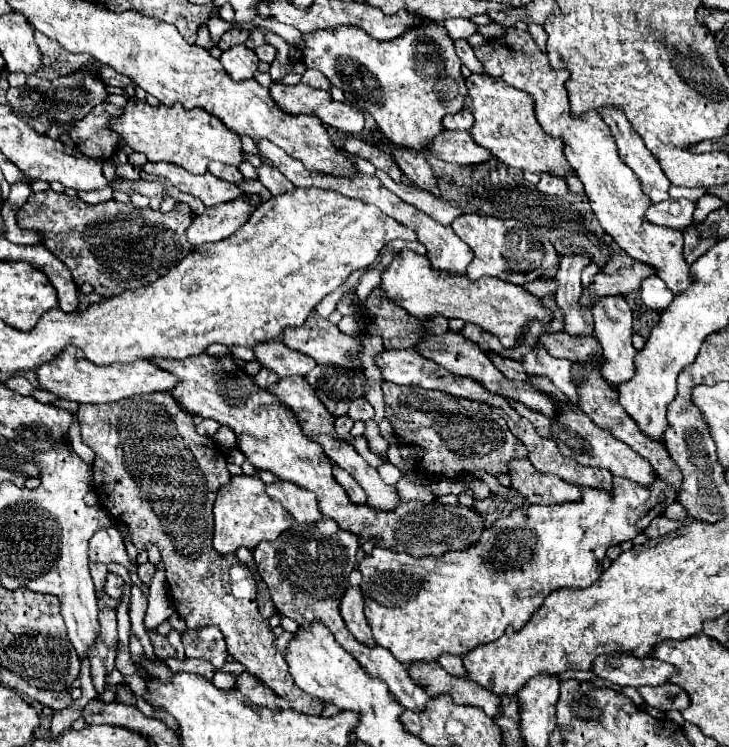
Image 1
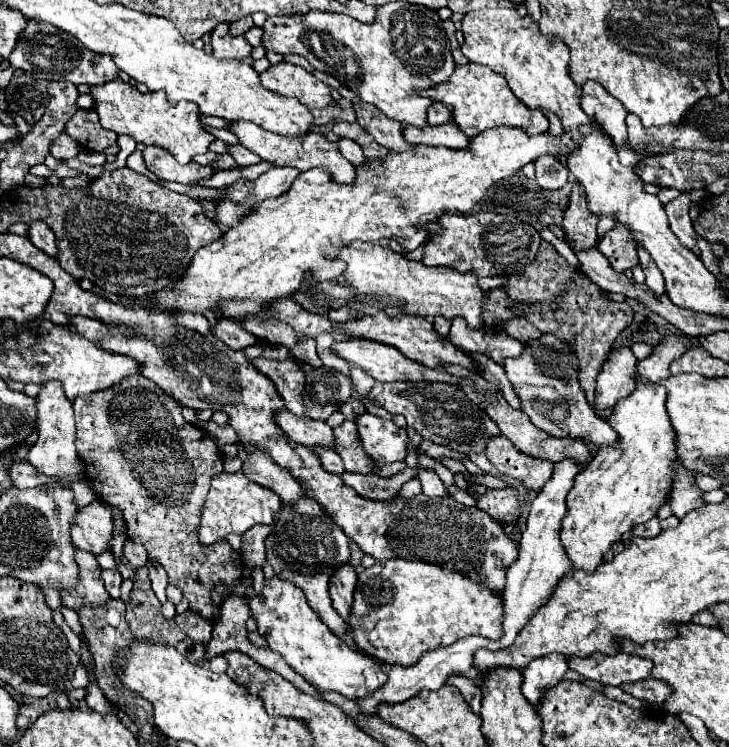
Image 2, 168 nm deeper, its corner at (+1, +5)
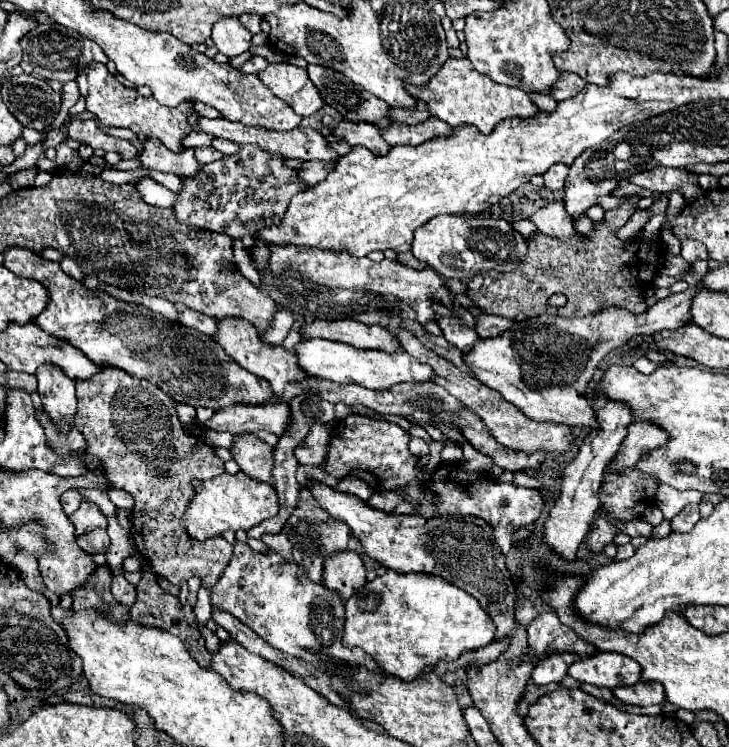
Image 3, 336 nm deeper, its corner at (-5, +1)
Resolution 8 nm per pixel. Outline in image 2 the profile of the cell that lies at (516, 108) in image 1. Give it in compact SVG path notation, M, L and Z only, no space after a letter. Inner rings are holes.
M472 62L464 66L458 64L450 80L424 90L422 96L428 96L430 100L436 98L444 106L448 106L452 114L452 122L456 122L456 126L468 138L492 126L516 126L516 128L524 128L528 134L542 134L548 130L548 118L544 116L544 112L532 110L526 104L520 104L520 100L516 100L516 96L508 88L508 82L504 80L504 76L492 72L488 66L482 66L482 64L472 64Z

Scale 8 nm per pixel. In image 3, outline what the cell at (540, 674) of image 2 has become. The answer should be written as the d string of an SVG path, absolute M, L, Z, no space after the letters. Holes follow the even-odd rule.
M570 652L550 654L548 658L538 660L538 664L536 664L534 672L532 672L534 684L544 686L544 684L550 684L554 680L562 680L568 674L568 666L574 664L576 660L580 660L580 656L578 654L570 654Z

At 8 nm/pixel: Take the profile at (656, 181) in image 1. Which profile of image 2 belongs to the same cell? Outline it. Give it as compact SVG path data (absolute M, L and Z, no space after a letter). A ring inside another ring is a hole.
M588 80L582 86L580 104L582 104L582 108L584 108L584 112L588 116L596 116L596 122L600 122L604 132L608 132L608 136L612 136L612 140L616 144L618 142L622 142L622 144L626 142L628 136L626 136L626 122L624 122L624 118L628 116L628 112L624 110L620 100L610 96L594 80Z

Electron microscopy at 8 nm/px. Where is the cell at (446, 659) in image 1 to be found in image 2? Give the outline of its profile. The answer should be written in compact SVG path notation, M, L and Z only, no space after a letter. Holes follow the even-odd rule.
M454 674L454 676L448 676L448 684L456 686L456 688L460 690L460 694L464 696L466 704L470 706L470 710L472 710L474 714L480 714L480 700L482 700L482 694L480 694L480 688L478 688L472 680Z

